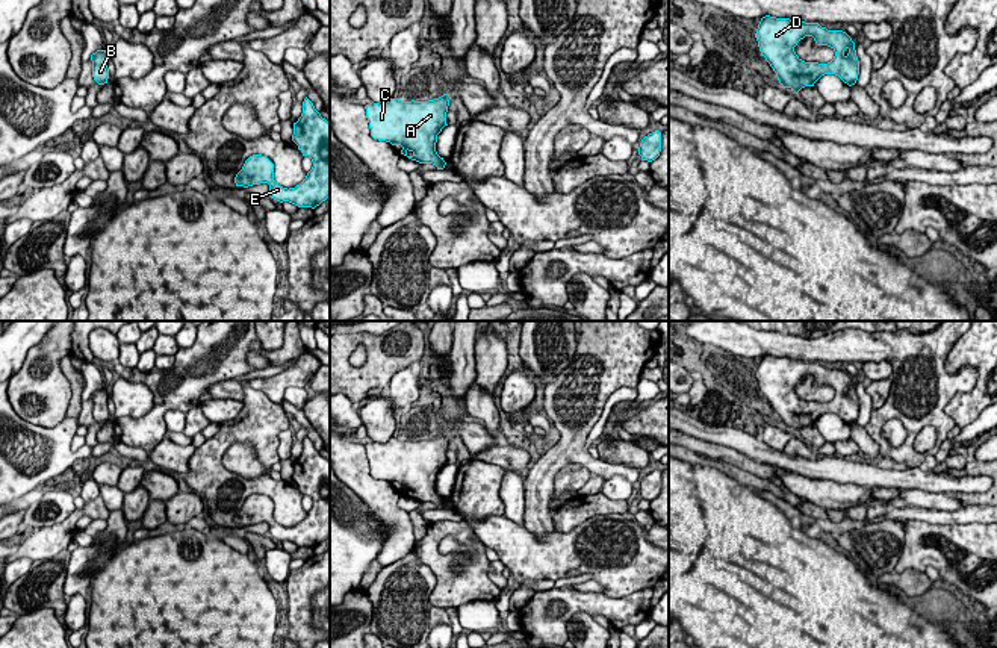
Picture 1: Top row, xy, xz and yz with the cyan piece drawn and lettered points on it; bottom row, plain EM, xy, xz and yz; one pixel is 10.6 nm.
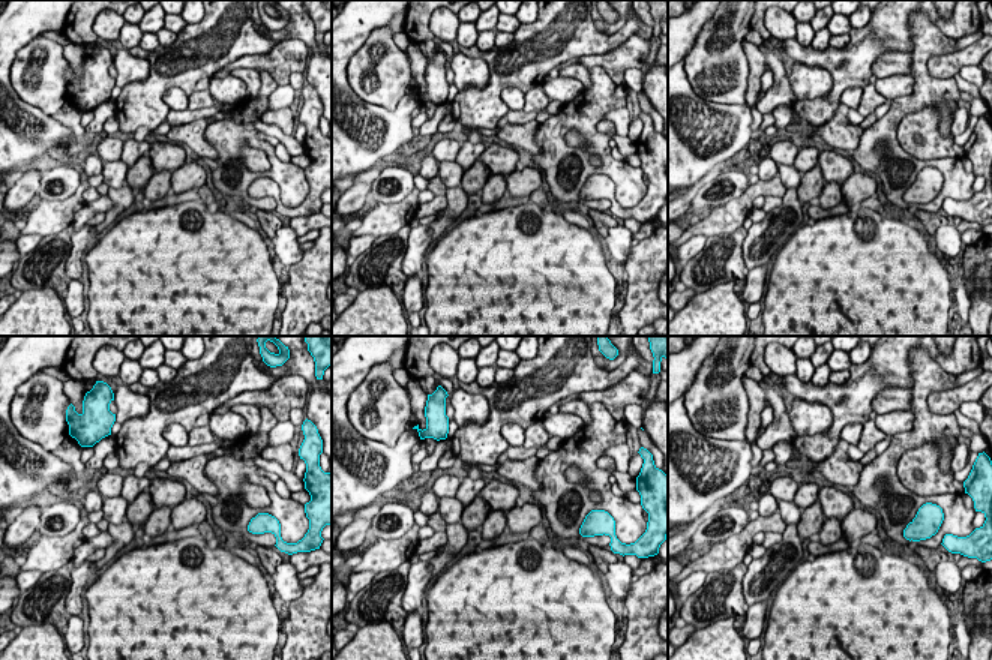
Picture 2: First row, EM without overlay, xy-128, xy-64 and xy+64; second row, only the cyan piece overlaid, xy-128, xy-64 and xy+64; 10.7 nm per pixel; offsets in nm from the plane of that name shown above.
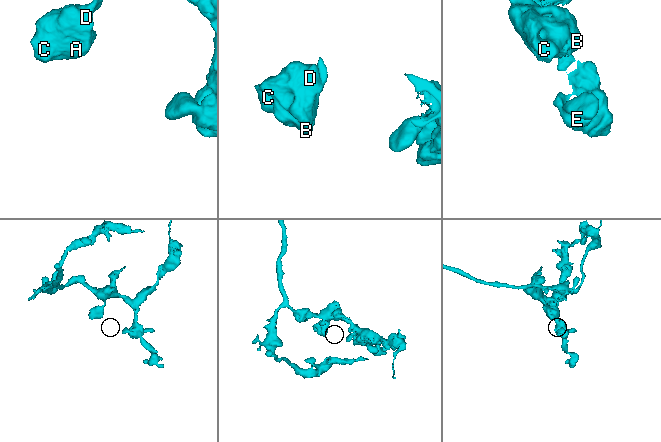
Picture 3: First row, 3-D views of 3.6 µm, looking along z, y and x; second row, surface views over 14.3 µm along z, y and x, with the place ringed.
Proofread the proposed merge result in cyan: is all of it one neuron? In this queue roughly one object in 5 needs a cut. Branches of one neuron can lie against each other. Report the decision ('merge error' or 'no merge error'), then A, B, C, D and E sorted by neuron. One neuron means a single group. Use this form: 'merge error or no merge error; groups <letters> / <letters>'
no merge error; groups A B C D E

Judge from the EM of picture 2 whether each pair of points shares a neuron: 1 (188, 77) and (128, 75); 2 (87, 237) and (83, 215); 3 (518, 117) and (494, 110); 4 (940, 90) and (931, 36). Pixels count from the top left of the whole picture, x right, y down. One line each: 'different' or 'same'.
1: different
2: different
3: different
4: same

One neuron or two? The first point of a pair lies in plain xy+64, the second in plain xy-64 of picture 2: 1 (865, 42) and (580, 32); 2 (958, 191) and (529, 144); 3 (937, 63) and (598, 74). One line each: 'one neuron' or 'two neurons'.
1: one neuron
2: two neurons
3: two neurons

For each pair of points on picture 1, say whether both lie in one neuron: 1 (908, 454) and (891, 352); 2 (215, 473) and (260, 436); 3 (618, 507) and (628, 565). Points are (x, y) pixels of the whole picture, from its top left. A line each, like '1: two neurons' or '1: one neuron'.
1: one neuron
2: one neuron
3: two neurons

